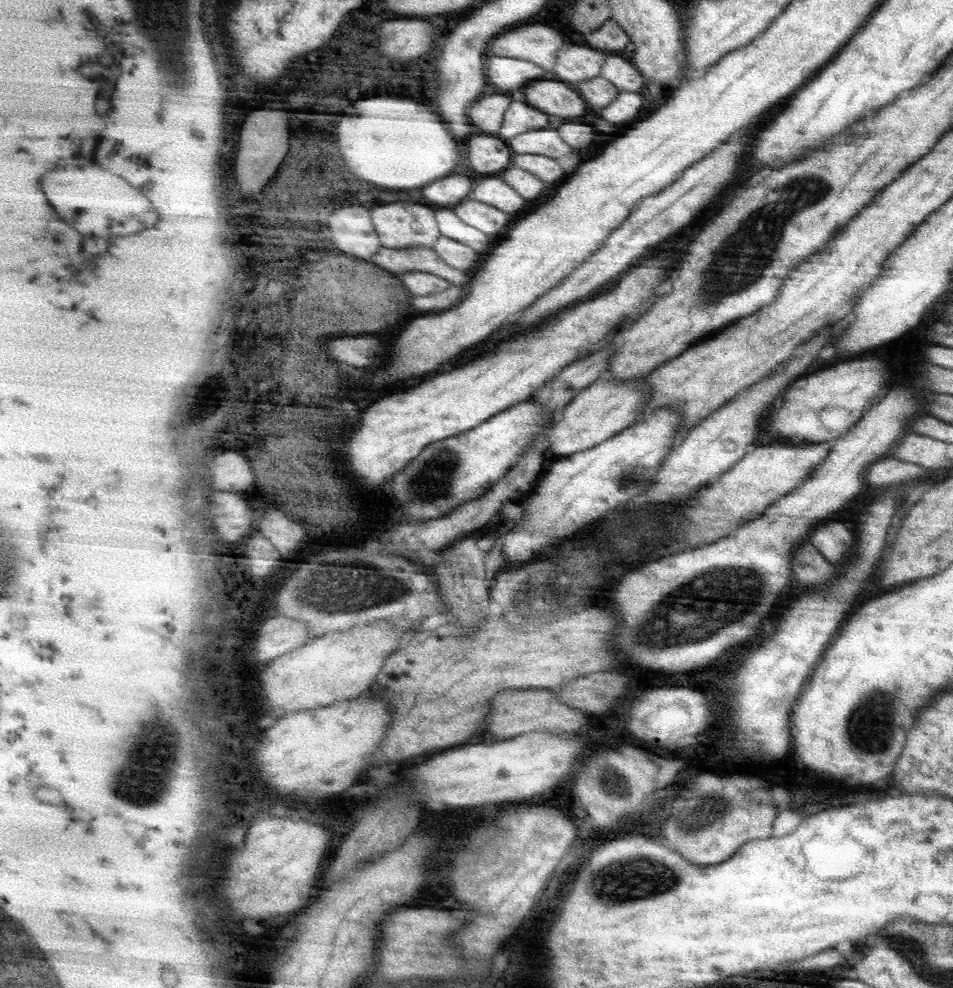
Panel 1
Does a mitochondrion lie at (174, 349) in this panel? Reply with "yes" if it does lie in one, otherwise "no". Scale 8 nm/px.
yes

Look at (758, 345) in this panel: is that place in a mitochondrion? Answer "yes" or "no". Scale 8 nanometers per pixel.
no

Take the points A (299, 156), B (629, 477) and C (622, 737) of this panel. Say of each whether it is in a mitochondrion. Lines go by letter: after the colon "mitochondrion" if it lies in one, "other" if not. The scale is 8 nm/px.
A: other
B: mitochondrion
C: other

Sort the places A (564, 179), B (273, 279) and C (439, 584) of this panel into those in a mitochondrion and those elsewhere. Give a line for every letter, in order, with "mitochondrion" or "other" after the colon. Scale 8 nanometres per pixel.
A: other
B: mitochondrion
C: other

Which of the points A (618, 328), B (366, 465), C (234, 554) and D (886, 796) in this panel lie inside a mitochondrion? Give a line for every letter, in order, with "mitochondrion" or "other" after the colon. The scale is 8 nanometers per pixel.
A: other
B: other
C: other
D: other

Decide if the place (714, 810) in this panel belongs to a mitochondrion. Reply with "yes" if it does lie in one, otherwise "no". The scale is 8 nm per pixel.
yes

